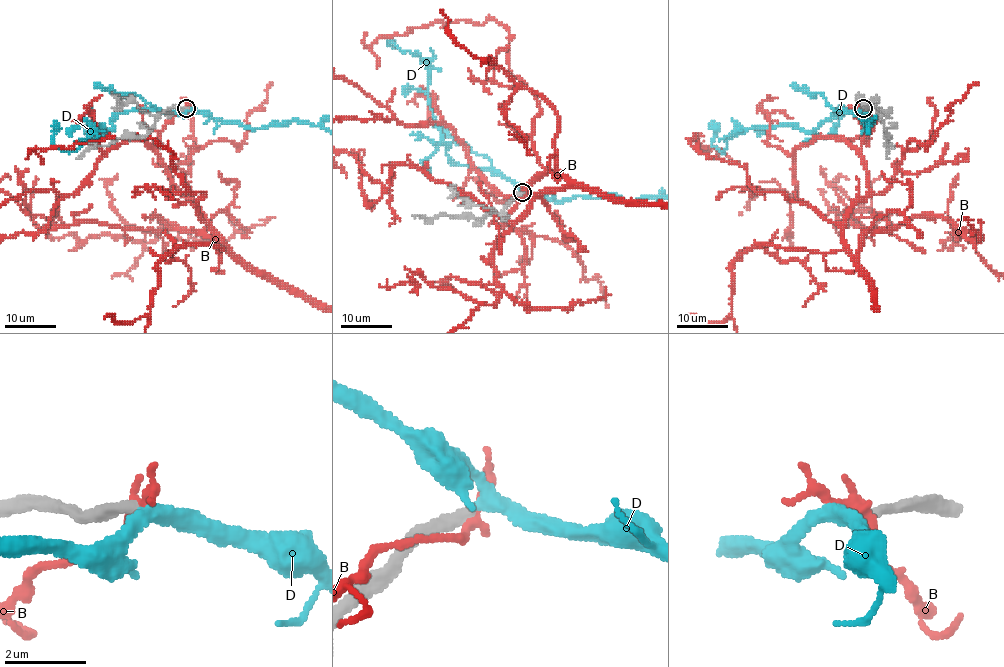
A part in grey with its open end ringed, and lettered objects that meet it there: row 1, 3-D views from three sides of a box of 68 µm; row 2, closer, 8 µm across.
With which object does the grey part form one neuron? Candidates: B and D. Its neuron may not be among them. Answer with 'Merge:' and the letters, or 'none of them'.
Merge: D

